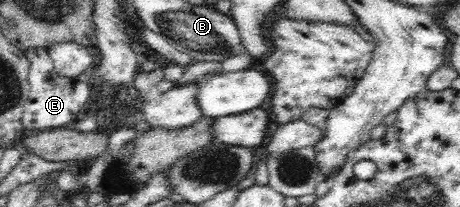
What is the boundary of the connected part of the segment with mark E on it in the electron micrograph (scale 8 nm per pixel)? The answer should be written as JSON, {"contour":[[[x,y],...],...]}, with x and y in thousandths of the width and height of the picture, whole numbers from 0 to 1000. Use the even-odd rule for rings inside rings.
{"contour":[[[74,227],[57,237],[54,271],[67,295],[63,329],[63,473],[52,502],[46,589],[59,638],[113,628],[154,604],[180,556],[183,522],[196,473],[196,401],[170,391],[157,411],[148,377],[130,372],[115,329],[115,285],[104,266],[102,232]]]}

